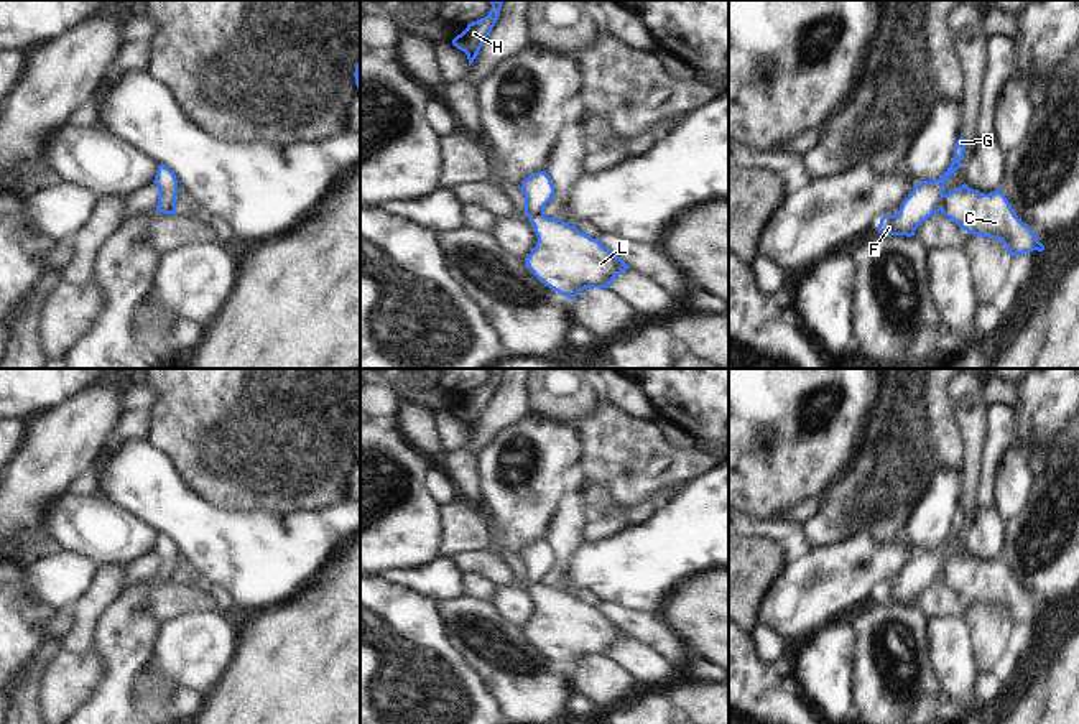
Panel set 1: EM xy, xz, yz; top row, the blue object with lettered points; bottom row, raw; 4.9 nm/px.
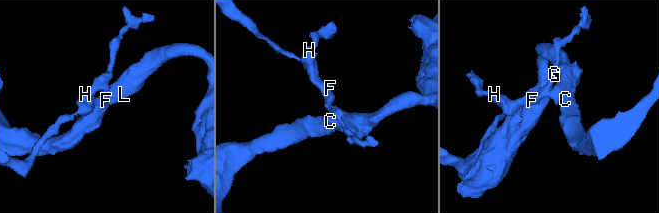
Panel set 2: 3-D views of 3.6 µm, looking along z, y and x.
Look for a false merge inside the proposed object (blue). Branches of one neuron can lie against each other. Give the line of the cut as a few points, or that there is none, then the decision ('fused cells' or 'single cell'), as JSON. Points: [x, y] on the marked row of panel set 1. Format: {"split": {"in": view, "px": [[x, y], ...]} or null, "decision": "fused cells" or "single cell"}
{"split": {"in": "xz", "px": [[543, 211], [528, 218]]}, "decision": "fused cells"}

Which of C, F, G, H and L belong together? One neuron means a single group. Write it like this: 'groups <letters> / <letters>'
groups C L / F G H

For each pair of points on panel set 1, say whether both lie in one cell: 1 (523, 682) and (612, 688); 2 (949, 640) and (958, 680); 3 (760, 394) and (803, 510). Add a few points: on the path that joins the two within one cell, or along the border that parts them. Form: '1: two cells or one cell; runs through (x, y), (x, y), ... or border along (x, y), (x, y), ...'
1: two cells; border along (571, 668), (576, 690)
2: one cell; runs through (951, 650), (956, 670)
3: two cells; border along (819, 497), (805, 497), (777, 517)

